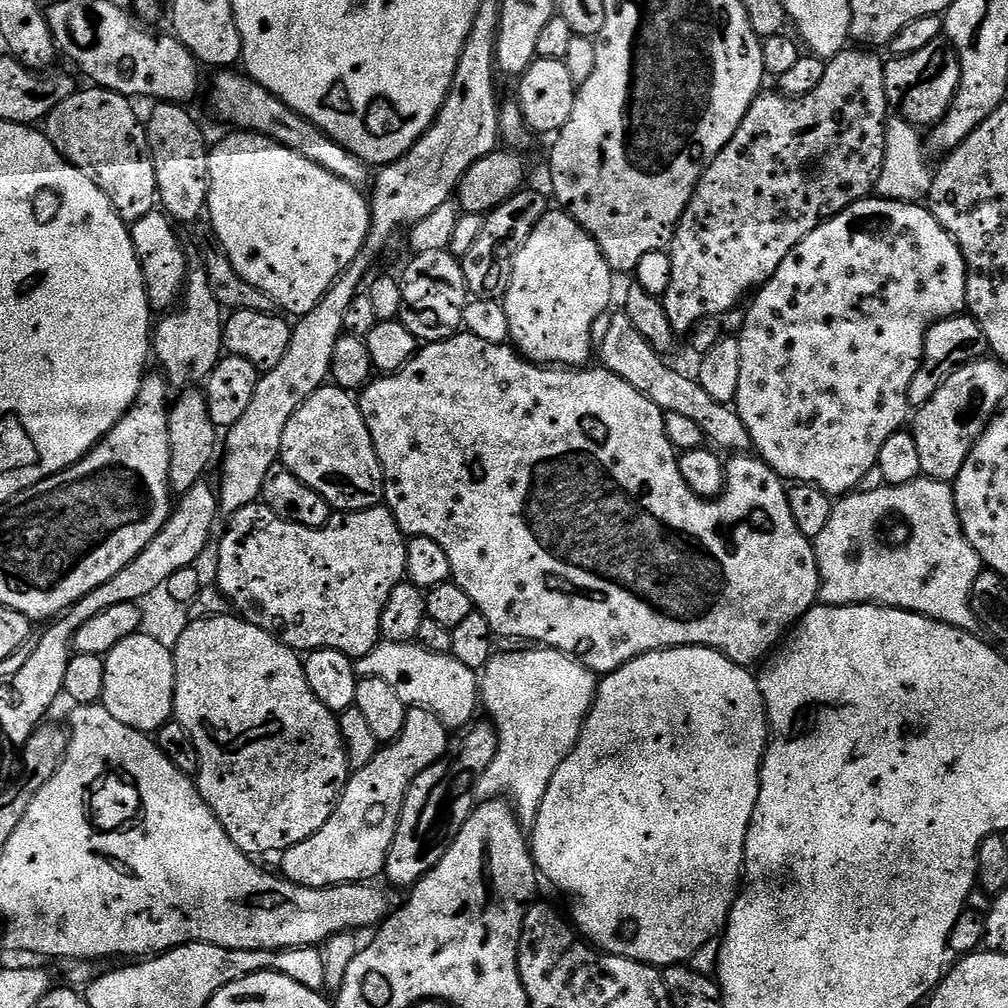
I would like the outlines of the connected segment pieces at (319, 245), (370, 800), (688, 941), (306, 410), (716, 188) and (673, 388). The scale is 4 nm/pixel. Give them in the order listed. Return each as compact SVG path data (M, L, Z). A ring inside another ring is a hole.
M232 130L229 132L232 133L225 140L212 144L208 153L207 219L216 231L216 237L222 242L234 270L243 280L250 286L262 290L267 296L271 296L275 307L277 309L285 308L285 310L280 310L287 313L289 317L305 316L307 312L314 310L314 306L318 306L318 302L326 294L326 290L330 290L330 286L347 270L350 262L354 262L354 258L358 258L370 230L372 210L369 201L361 189L350 186L350 182L342 182L342 178L336 178L334 174L330 174L330 170L322 170L322 166L314 166L314 162L310 162L310 158L302 158L302 154L296 154L294 150L290 150L277 140L270 139L269 136L262 136L259 132L249 132L247 130Z
M409 707L402 734L397 740L385 743L369 764L355 769L349 775L348 784L344 787L340 802L322 826L322 830L298 842L298 846L284 851L282 854L284 879L311 888L331 888L333 884L368 882L376 878L372 876L379 877L384 871L388 851L394 842L402 802L406 798L408 787L414 782L414 778L418 778L418 774L422 774L422 770L434 766L448 753L450 743L448 732L450 732L449 725L443 724L430 710Z
M689 646L661 648L658 652L636 656L629 664L607 673L599 681L596 698L584 719L578 742L562 766L558 766L554 778L550 778L546 798L542 798L538 818L530 828L532 859L536 861L539 875L573 896L571 919L597 949L643 964L671 966L691 961L692 956L706 946L706 942L717 939L723 933L742 887L746 834L758 802L760 767L770 739L768 707L764 705L760 693L760 682L753 673L751 676L748 672L751 671L745 665L734 663L717 649Z
M325 386L304 401L290 418L290 422L286 422L279 463L285 464L295 476L302 478L302 482L306 482L310 490L322 494L322 498L326 498L326 502L336 512L370 510L384 504L384 471L374 450L370 430L360 413L360 405L351 391L337 386Z
M845 50L831 57L827 61L828 69L822 82L818 82L818 86L814 90L810 90L810 94L790 97L776 90L773 92L761 91L756 101L750 106L750 110L746 110L746 118L742 118L734 138L730 138L730 142L726 142L724 149L716 155L714 162L710 162L710 166L702 174L686 210L676 223L676 231L672 234L670 245L672 258L670 286L662 297L662 303L666 310L666 318L670 318L670 326L677 334L691 333L692 327L698 322L702 322L702 318L707 316L723 317L725 315L723 312L730 311L748 291L751 293L753 290L763 288L764 283L776 273L778 266L782 266L782 258L786 258L786 254L790 254L790 250L794 250L794 246L798 246L798 242L802 242L802 238L806 238L825 220L831 220L839 212L844 212L854 202L865 199L875 189L884 165L886 134L890 119L890 109L886 98L886 82L884 81L885 61L879 60L872 53L875 51L856 51L860 52Z
M617 314L609 322L604 337L601 340L599 337L598 340L598 360L608 371L630 382L634 390L654 401L664 413L683 414L685 418L691 418L701 428L709 445L717 449L725 448L728 454L744 454L752 448L750 434L735 407L714 402L714 398L710 398L710 394L702 390L699 379L692 377L691 380L690 377L683 376L678 369L671 368L669 361L659 356L650 346L650 342L646 342L646 338L642 338L642 334L634 330L634 322L630 322L628 316Z

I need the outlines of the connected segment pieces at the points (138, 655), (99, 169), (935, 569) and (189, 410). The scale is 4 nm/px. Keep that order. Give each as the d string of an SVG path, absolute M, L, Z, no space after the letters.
M143 634L122 638L114 650L104 657L106 682L102 706L122 726L130 726L145 734L155 734L174 716L176 658L173 649Z
M95 86L81 87L70 94L50 114L42 121L42 131L54 146L54 150L62 153L66 160L82 170L98 190L110 198L110 202L116 208L116 212L125 224L131 226L138 218L146 218L146 214L157 211L158 197L156 194L156 175L154 174L154 162L152 161L152 151L148 145L148 129L136 117L136 112L132 109L133 101L127 96L111 92L105 88Z
M921 478L909 484L879 487L869 492L853 491L833 503L830 522L826 522L826 530L822 530L814 542L820 571L819 599L826 604L879 604L886 608L901 608L963 632L976 632L978 612L970 593L982 565L980 555L964 537L956 513L953 485Z
M187 387L173 399L168 413L168 429L170 430L170 486L173 493L182 494L190 490L190 486L201 483L205 479L204 471L212 464L216 452L218 456L218 430L208 413L207 395L199 387Z

